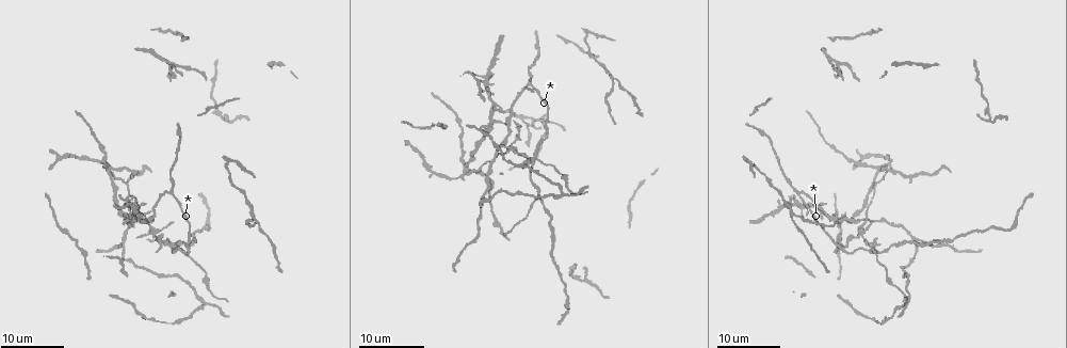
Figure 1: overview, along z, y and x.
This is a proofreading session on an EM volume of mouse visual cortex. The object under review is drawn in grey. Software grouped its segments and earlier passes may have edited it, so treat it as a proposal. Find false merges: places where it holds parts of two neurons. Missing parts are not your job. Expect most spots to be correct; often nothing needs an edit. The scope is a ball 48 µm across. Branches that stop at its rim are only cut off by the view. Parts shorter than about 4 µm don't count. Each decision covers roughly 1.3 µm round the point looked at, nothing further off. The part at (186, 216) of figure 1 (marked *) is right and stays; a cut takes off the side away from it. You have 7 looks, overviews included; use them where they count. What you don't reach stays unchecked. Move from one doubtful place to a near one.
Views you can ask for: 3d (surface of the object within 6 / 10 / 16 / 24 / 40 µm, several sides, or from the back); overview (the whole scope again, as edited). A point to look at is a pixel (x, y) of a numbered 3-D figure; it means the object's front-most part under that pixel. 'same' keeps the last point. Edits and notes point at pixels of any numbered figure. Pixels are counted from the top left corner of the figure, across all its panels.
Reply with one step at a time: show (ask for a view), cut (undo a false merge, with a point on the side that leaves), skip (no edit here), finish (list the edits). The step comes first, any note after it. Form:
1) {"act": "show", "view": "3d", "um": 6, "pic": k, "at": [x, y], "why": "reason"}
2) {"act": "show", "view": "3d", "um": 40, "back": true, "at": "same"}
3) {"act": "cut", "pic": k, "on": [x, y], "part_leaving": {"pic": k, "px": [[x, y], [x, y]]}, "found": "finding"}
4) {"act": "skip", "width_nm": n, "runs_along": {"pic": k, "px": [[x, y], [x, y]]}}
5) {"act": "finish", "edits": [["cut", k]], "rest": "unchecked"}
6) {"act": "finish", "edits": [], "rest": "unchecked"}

{"act": "show", "view": "3d", "um": 16, "pic": 1, "at": [798, 192], "why": "side arm on a straight run"}

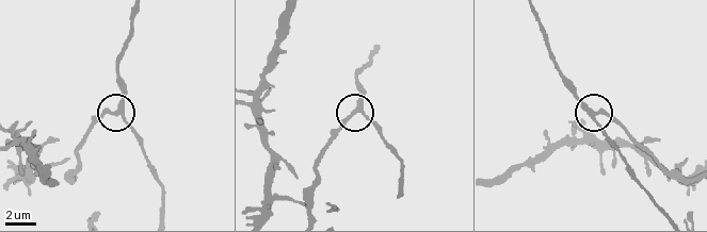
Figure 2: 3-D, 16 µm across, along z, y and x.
{"act": "show", "view": "3d", "um": 6, "pic": 2, "at": [355, 114]}

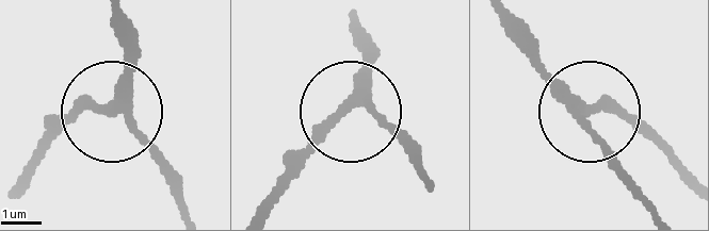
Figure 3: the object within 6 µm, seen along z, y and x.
{"act": "show", "view": "3d", "um": 6, "back": true, "pic": 3, "at": [585, 109]}

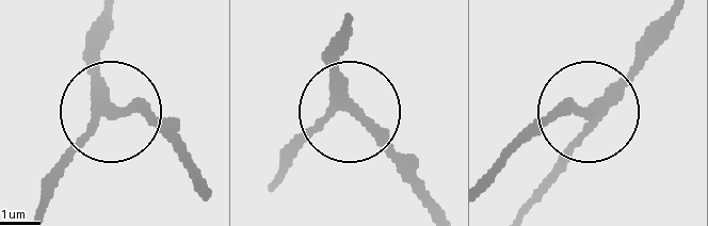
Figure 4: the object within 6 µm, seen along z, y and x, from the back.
{"act": "skip", "side_arm_um": 55, "runs_along": {"pic": 4, "px": [[37, 208], [106, 116], [95, 38]]}, "found": "one neuron here"}

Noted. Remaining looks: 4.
{"act": "show", "view": "3d", "um": 24, "pic": 1, "at": [252, 214]}

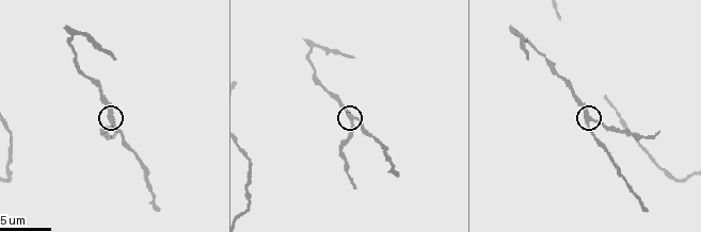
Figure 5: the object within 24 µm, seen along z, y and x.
{"act": "show", "view": "3d", "um": 6, "pic": 5, "at": [591, 119]}

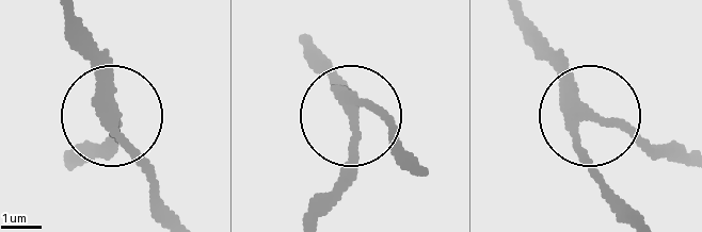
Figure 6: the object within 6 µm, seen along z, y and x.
{"act": "skip", "width_nm": 280, "found": "continuous, no second neuron"}

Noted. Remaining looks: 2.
{"act": "show", "view": "3d", "um": 24, "pic": 1, "at": [122, 242], "why": "arms part here"}

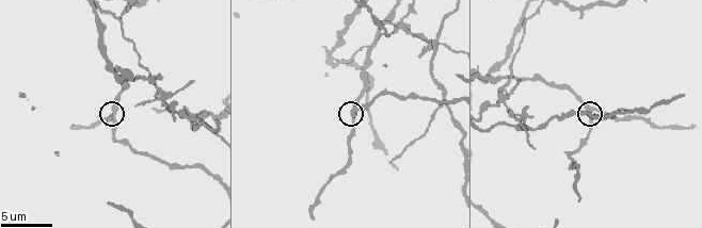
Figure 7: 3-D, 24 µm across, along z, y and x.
{"act": "show", "view": "3d", "um": 6, "pic": 7, "at": [113, 111]}

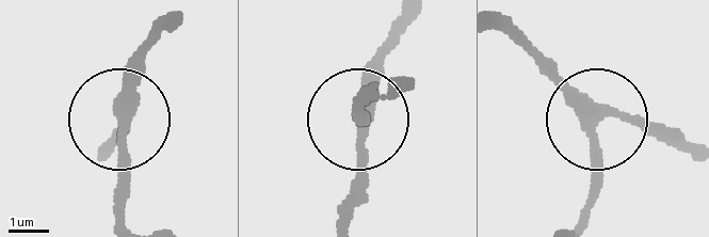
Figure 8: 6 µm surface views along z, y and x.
{"act": "skip", "arms": 3, "runs_along": {"pic": 8, "px": [[502, 30], [594, 119], [625, 111], [682, 131]]}, "found": "one neuron here"}

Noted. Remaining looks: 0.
{"act": "finish", "edits": [], "rest": "unchecked"}

